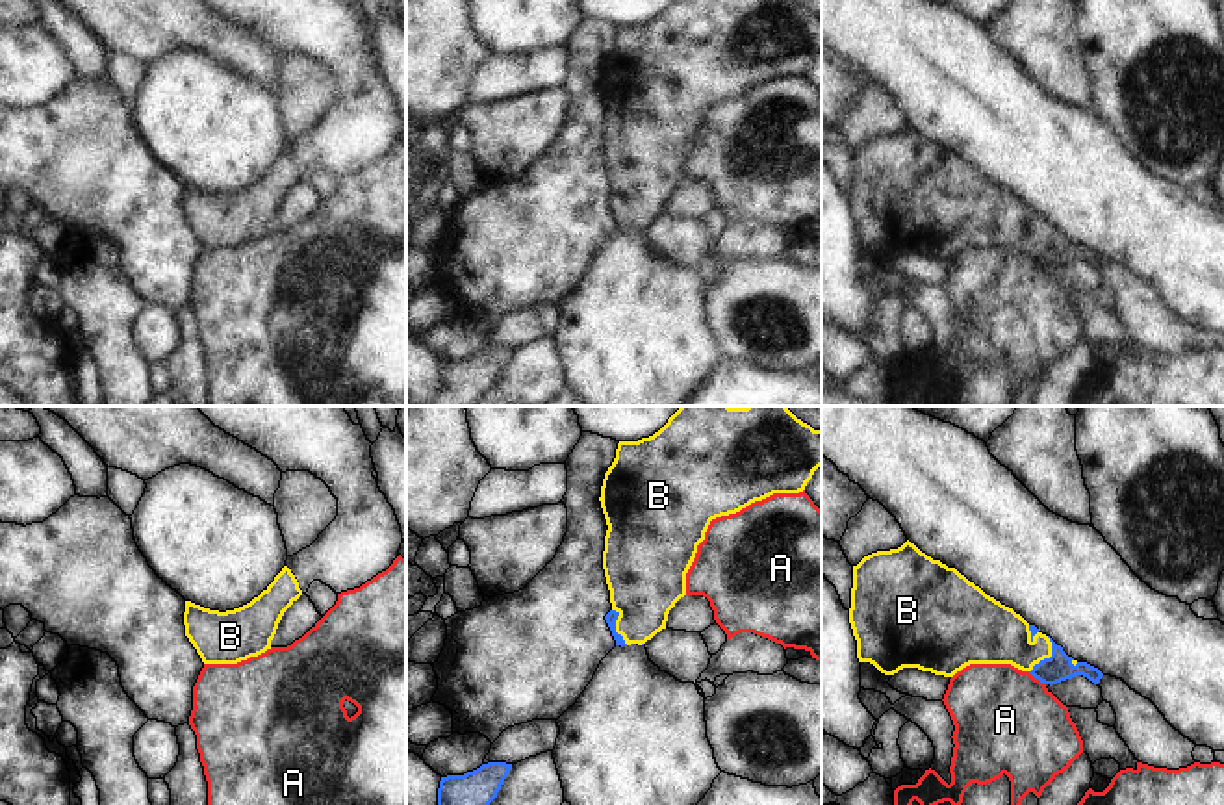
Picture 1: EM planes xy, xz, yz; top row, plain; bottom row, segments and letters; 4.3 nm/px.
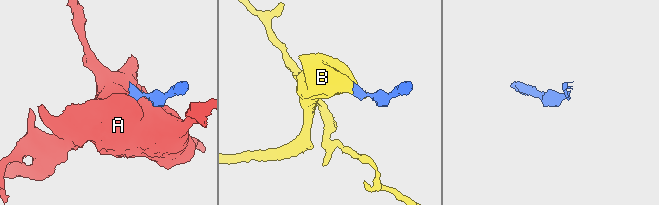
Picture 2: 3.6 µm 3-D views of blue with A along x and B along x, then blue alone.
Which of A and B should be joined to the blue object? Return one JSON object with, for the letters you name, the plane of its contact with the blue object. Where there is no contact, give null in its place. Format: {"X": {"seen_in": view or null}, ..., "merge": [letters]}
{"B": {"seen_in": "yz"}, "merge": ["B"]}

